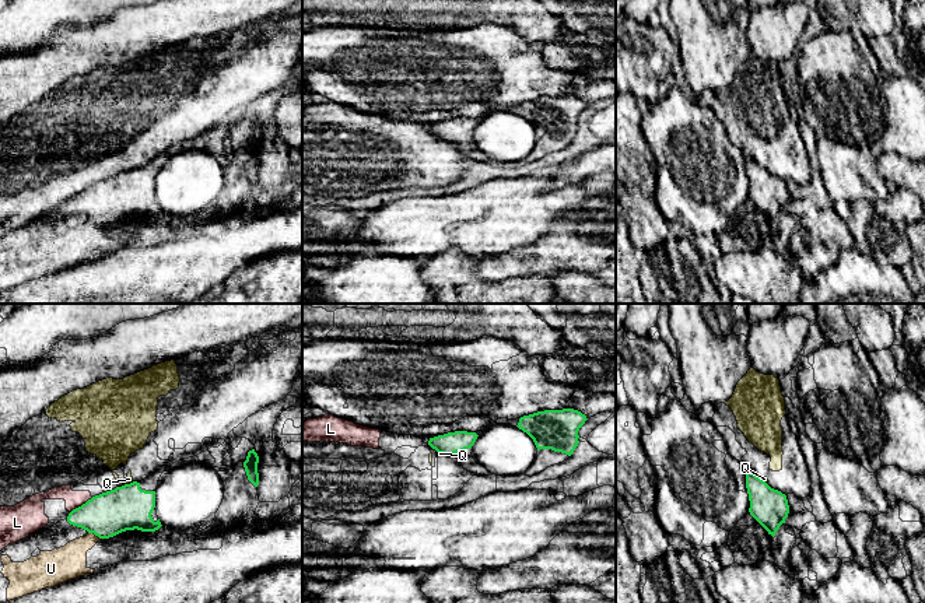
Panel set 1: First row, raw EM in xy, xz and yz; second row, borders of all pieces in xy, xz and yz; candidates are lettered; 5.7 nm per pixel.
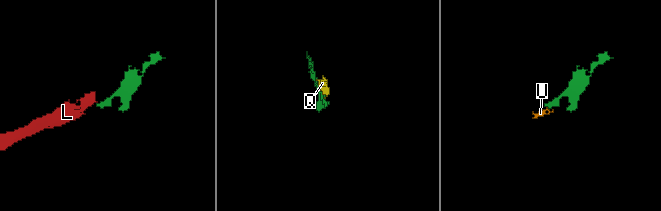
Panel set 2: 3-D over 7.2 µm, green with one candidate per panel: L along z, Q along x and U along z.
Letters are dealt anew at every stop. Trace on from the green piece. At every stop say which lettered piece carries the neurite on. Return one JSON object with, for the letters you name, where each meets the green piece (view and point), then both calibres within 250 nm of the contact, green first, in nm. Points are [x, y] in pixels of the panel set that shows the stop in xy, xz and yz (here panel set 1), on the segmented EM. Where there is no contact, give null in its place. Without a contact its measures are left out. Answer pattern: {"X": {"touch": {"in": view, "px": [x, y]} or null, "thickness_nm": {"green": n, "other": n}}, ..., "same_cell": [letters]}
{"U": {"touch": {"in": "xy", "px": [97, 535]}, "thickness_nm": {"green": 260, "other": 190}}, "same_cell": ["U"]}

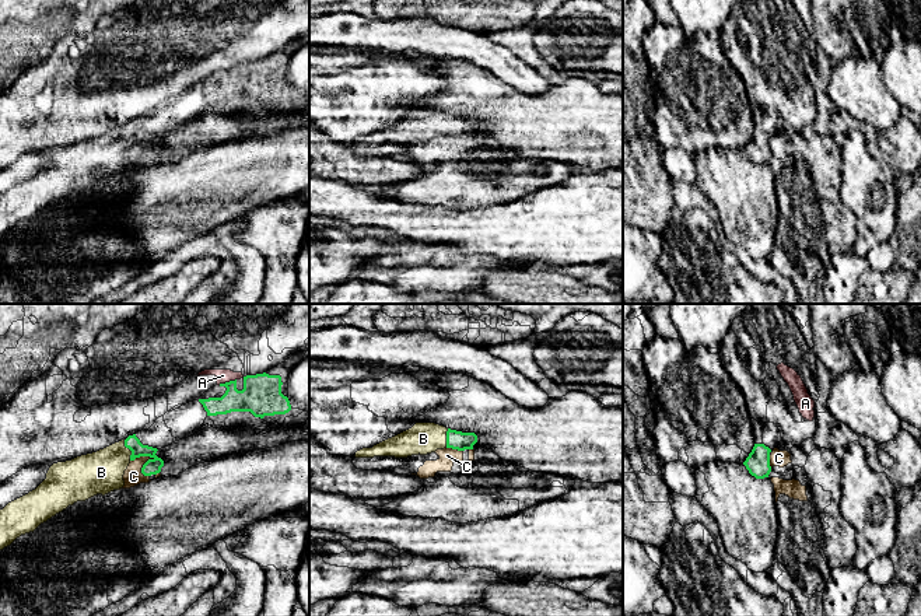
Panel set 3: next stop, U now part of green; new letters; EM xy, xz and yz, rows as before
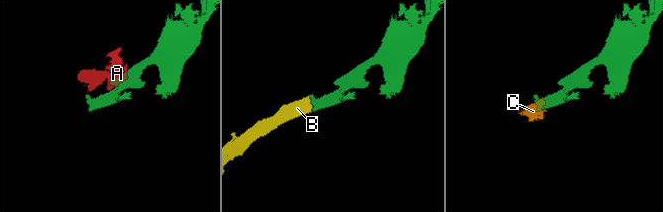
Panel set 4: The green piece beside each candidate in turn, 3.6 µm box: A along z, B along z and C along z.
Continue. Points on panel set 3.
{"B": {"touch": {"in": "xy", "px": [129, 448]}, "thickness_nm": {"green": 90, "other": 240}}, "same_cell": ["B"]}

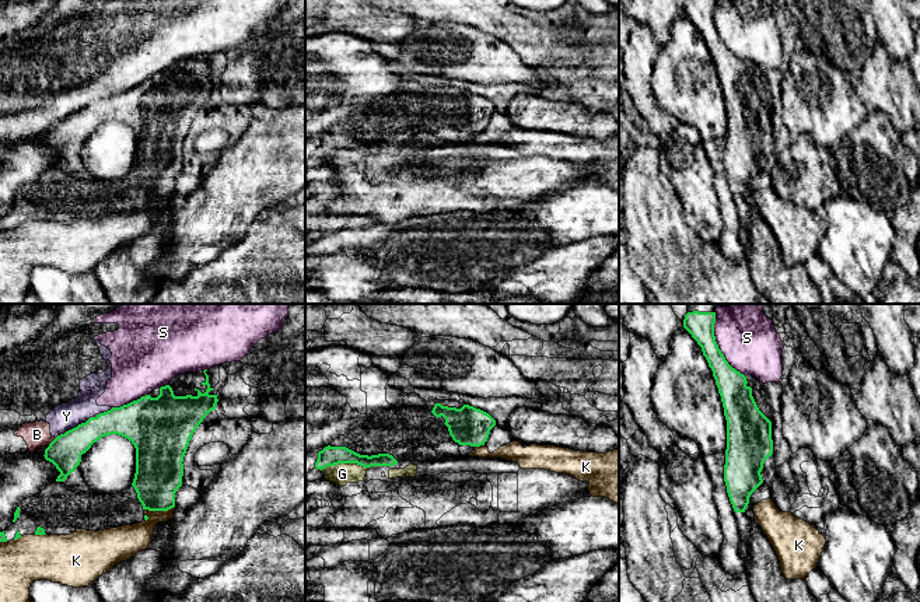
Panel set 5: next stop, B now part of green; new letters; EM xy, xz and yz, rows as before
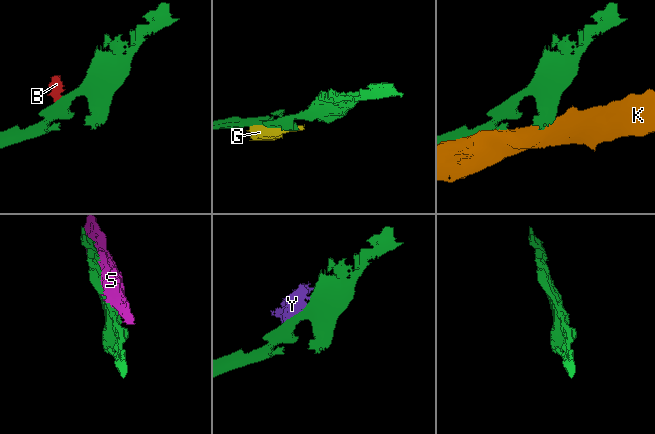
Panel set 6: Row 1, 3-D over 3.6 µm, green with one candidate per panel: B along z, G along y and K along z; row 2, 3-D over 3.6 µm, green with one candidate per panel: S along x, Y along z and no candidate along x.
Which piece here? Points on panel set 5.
{"same_cell": []}

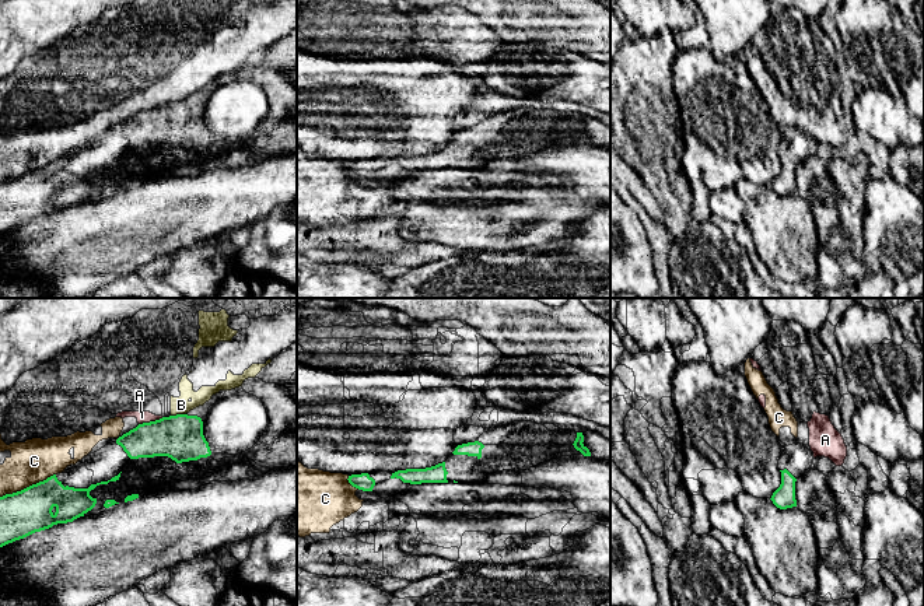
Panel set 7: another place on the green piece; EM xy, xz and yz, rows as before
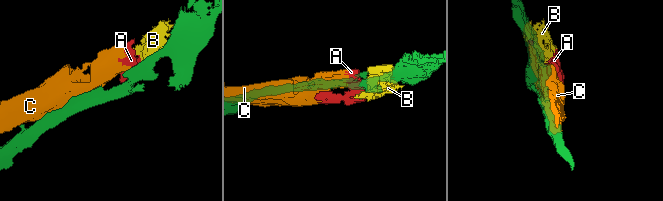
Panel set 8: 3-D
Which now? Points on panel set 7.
{"same_cell": []}

